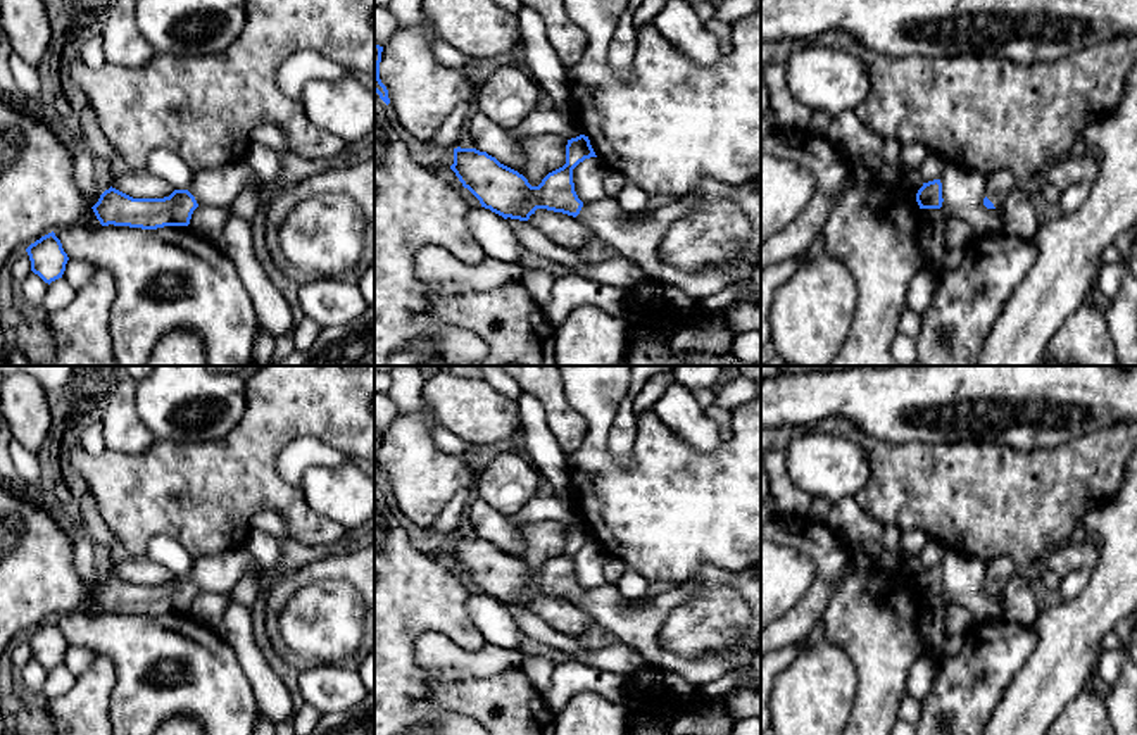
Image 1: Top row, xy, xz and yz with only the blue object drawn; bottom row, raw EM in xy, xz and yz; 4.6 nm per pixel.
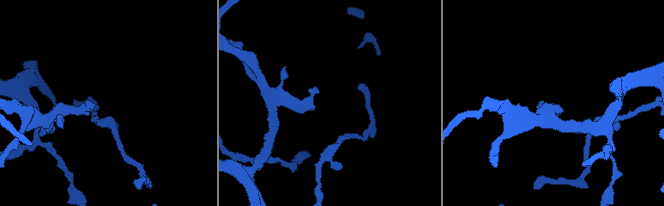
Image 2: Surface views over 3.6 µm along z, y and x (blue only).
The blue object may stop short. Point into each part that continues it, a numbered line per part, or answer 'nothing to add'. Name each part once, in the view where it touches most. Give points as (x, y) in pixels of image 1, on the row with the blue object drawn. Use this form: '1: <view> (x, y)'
1: xy (219, 187)

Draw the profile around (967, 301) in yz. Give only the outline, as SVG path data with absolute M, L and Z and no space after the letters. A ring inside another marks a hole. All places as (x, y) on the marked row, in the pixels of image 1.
M1006 231L973 236L956 269L935 271L932 305L920 316L921 328L914 338L918 362L921 366L977 366L997 316L1035 261L1033 240Z

